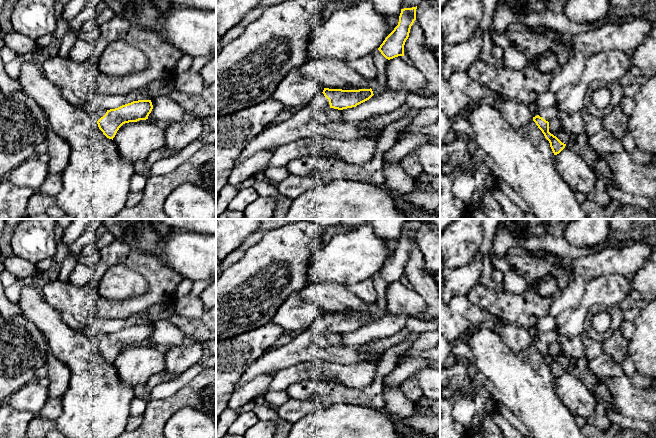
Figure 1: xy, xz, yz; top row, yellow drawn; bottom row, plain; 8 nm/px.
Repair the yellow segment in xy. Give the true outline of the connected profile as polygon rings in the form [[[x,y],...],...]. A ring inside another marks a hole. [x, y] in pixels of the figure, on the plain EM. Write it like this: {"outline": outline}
{"outline": [[[138,324],[107,335],[99,333],[90,339],[103,358],[113,364],[123,348],[148,343],[152,333],[151,324]]]}

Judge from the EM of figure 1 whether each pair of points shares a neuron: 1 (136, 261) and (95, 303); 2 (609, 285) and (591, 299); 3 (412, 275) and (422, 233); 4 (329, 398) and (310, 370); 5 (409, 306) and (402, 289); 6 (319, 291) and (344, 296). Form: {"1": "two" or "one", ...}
{"1": "one", "2": "one", "3": "two", "4": "two", "5": "one", "6": "one"}

